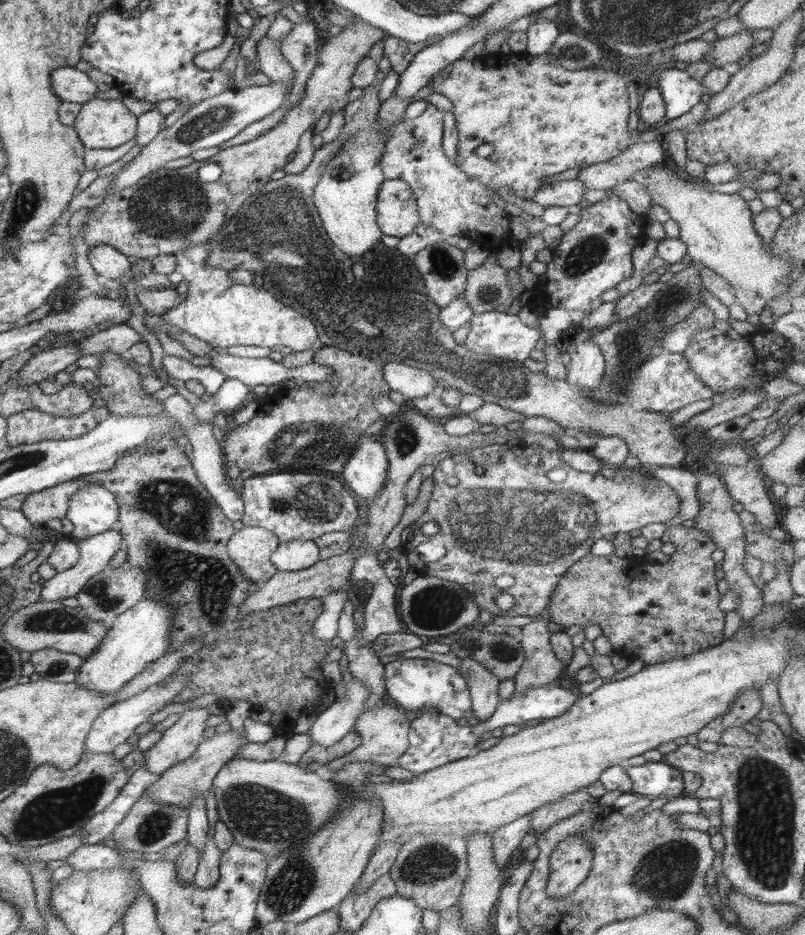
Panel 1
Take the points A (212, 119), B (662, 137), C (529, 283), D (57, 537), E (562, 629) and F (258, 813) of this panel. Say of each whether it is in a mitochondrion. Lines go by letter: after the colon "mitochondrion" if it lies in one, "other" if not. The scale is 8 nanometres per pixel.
A: mitochondrion
B: other
C: other
D: other
E: other
F: mitochondrion

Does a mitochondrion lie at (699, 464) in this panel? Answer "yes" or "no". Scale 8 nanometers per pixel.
no

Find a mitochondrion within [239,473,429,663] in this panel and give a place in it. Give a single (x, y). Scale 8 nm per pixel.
(283, 503)

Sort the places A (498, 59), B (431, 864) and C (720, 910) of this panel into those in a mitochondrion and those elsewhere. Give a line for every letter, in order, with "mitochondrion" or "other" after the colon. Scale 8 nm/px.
A: other
B: mitochondrion
C: other

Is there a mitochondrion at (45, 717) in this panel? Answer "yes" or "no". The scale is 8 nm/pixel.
no

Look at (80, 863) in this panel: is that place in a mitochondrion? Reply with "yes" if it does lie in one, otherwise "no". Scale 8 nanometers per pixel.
no

